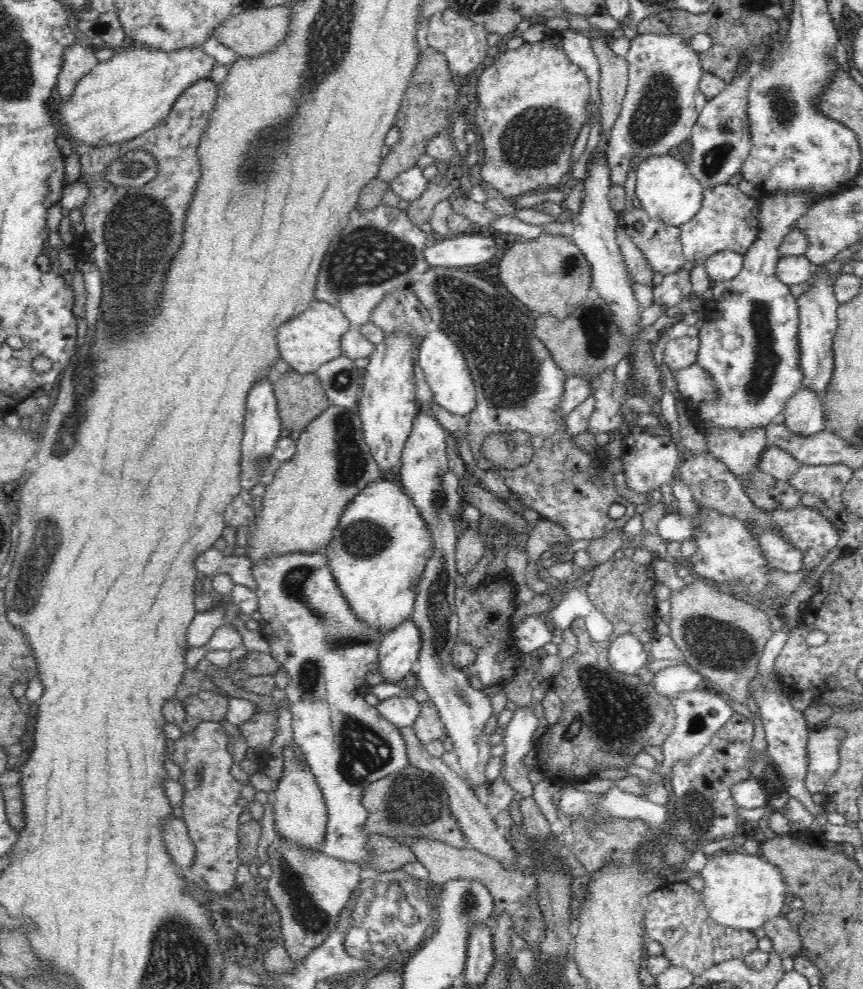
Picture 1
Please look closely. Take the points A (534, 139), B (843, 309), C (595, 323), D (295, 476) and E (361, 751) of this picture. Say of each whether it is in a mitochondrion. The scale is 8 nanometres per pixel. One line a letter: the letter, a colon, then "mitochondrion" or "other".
A: mitochondrion
B: other
C: mitochondrion
D: other
E: mitochondrion

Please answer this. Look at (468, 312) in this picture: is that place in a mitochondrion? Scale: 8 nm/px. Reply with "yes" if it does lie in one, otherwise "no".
yes

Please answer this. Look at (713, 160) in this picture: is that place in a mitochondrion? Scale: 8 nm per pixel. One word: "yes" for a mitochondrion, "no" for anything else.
yes

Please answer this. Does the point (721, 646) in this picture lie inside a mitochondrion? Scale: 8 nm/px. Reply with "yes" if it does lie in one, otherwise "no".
yes

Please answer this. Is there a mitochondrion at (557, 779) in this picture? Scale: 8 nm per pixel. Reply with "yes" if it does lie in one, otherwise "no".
no

